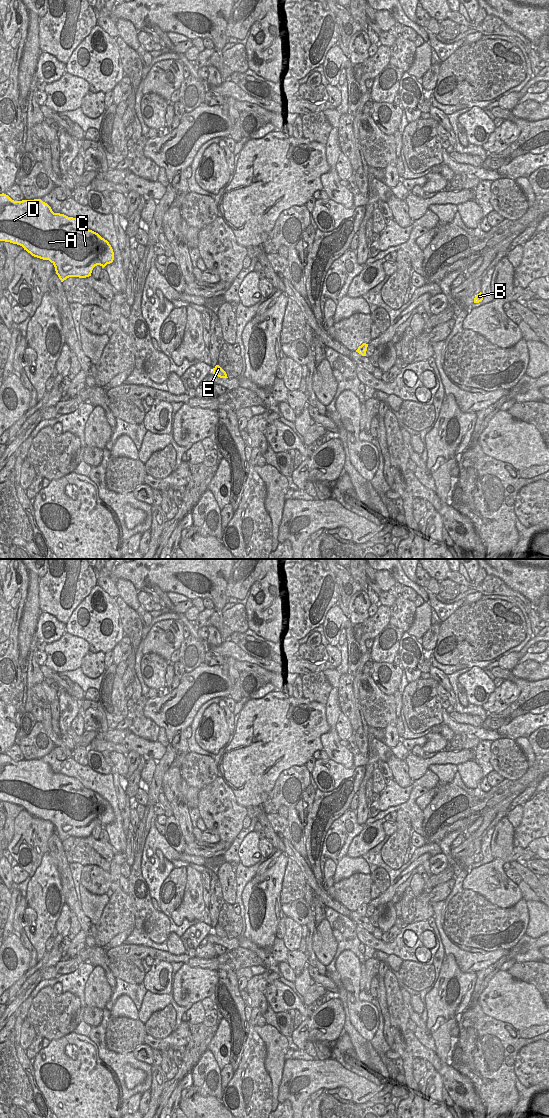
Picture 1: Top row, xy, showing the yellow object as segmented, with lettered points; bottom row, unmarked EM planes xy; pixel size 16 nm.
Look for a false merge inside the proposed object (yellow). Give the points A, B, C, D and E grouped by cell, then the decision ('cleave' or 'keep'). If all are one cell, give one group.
A B C D E; keep

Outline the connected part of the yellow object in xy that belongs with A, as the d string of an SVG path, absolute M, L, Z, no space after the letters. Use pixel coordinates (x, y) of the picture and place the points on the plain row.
M0 754L0 801L20 805L32 816L49 820L61 842L69 837L89 837L95 826L104 828L114 820L107 800L86 789L78 779L54 773L41 759L14 761Z

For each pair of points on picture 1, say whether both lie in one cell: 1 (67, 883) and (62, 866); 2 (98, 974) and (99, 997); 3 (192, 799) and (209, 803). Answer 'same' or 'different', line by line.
1: same
2: same
3: different

